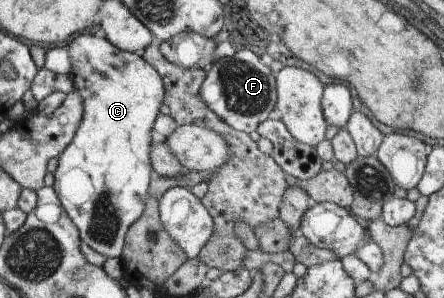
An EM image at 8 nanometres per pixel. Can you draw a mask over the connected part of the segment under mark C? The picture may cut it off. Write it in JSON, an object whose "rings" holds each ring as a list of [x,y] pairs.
{"rings":[[[77,34],[65,47],[72,61],[74,87],[85,100],[85,113],[81,127],[68,149],[60,154],[58,166],[53,173],[54,191],[60,197],[62,207],[77,224],[81,241],[104,257],[121,257],[124,235],[130,226],[145,213],[144,203],[148,197],[148,185],[152,177],[150,167],[150,131],[157,121],[164,97],[164,77],[139,53],[130,53],[110,43],[106,38],[92,34]]]}

